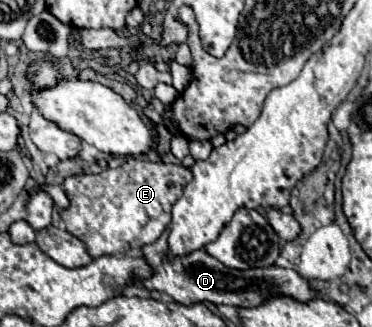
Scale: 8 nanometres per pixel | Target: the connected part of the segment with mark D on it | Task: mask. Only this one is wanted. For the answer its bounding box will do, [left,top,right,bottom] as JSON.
[134,230,318,308]

